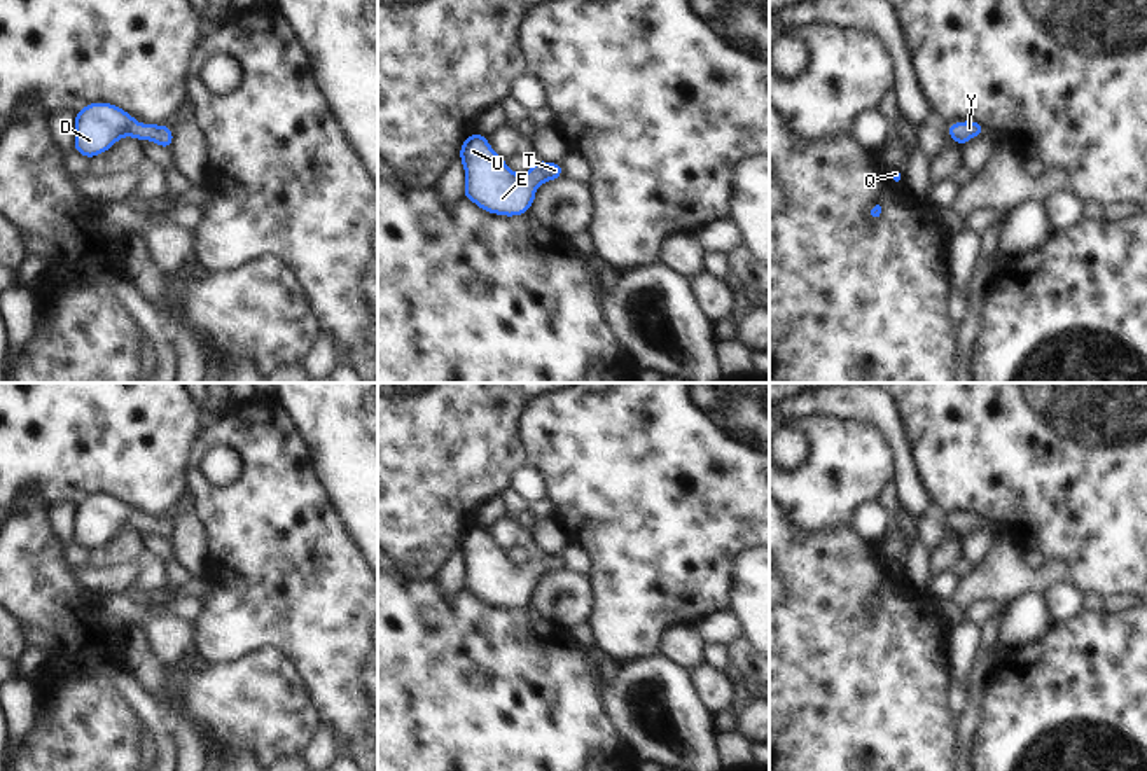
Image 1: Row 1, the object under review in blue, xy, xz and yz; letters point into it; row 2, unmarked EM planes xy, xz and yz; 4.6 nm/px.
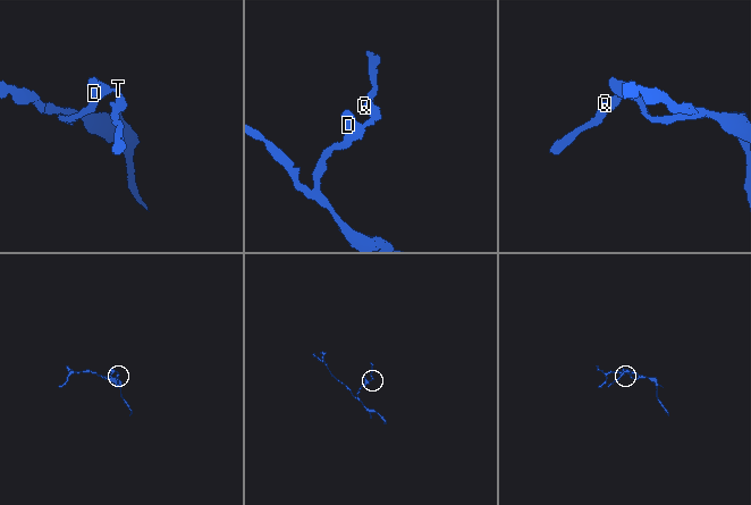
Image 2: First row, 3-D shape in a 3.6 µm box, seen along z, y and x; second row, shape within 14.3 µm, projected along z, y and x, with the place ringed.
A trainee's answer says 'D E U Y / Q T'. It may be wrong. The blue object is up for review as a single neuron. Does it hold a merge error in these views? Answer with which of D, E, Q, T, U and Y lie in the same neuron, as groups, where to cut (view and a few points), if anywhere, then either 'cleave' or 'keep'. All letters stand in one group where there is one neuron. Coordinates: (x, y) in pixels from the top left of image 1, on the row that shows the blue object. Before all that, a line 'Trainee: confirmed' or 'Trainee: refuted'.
Trainee: refuted
D E Q T U Y | no cut | keep

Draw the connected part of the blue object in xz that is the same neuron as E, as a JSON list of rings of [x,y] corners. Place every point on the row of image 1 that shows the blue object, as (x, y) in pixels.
[[[477,133],[462,143],[460,159],[467,173],[463,196],[497,215],[526,213],[533,205],[535,187],[563,177],[560,163],[544,161],[535,161],[526,175],[511,171],[505,159],[491,150],[486,136]]]

